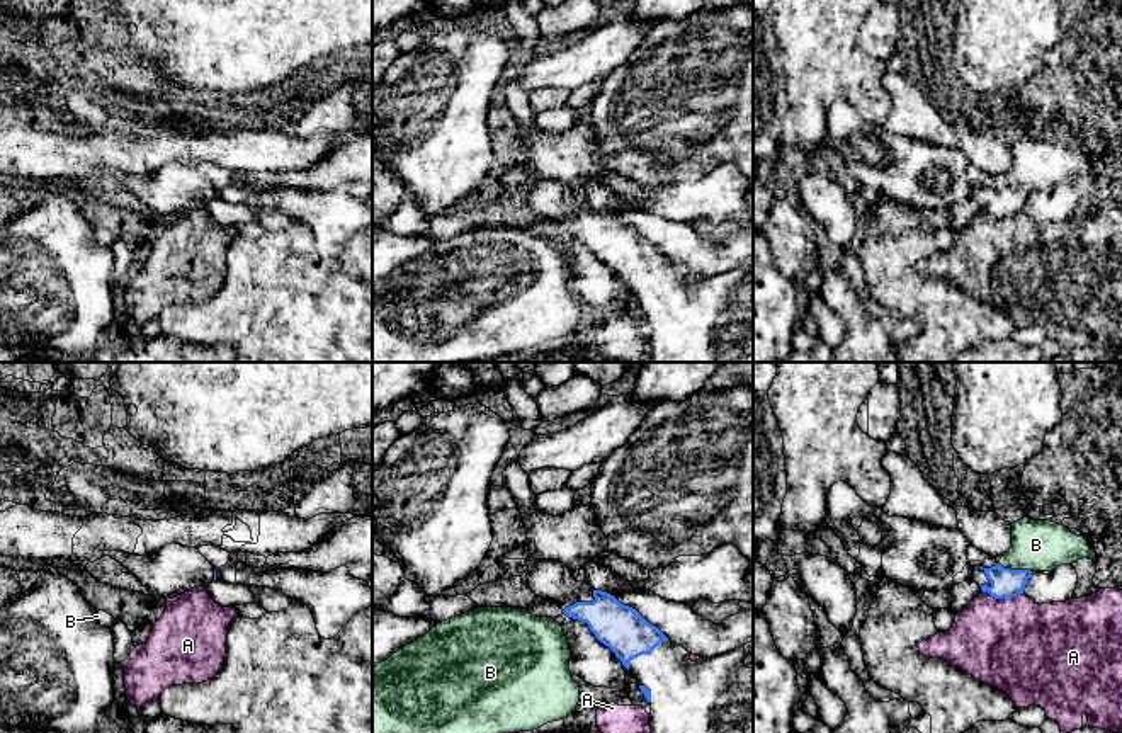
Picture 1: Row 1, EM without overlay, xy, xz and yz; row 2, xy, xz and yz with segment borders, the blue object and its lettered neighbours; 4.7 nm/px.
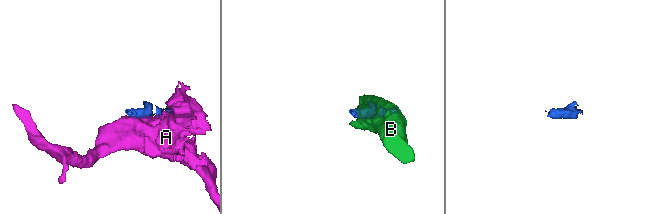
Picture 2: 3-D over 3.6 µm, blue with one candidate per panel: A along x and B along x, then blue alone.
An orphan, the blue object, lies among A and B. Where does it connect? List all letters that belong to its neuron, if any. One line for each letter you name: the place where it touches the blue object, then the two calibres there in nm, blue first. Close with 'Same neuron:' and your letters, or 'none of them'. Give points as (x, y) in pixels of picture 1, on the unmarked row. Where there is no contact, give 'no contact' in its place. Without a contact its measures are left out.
Same neuron: none of them

